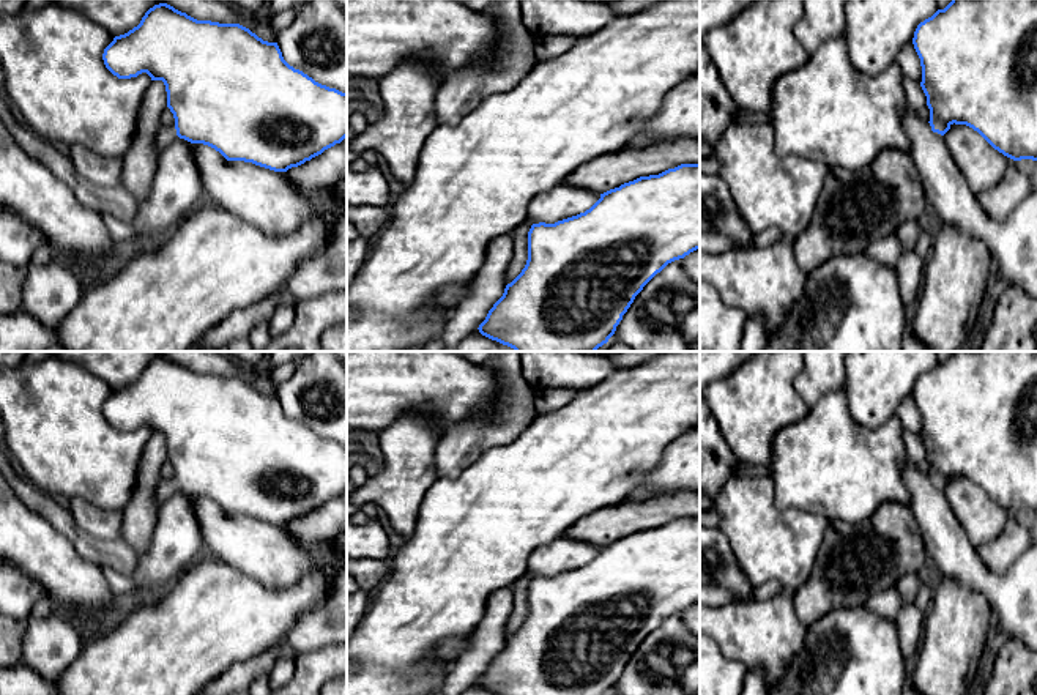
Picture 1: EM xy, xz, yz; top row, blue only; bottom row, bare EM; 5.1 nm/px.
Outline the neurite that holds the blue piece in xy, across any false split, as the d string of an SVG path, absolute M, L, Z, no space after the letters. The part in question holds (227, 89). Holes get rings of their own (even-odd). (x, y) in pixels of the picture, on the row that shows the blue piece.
M167 3L150 8L140 24L125 35L115 36L104 49L106 68L118 79L147 72L151 80L162 80L167 107L173 113L173 126L161 126L154 137L158 154L175 139L203 143L219 151L227 161L244 161L255 165L287 172L322 154L347 137L347 93L315 82L290 66L277 46L268 43L240 24L197 20Z

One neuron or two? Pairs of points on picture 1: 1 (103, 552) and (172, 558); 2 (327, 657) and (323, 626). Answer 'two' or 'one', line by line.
1: two
2: two

